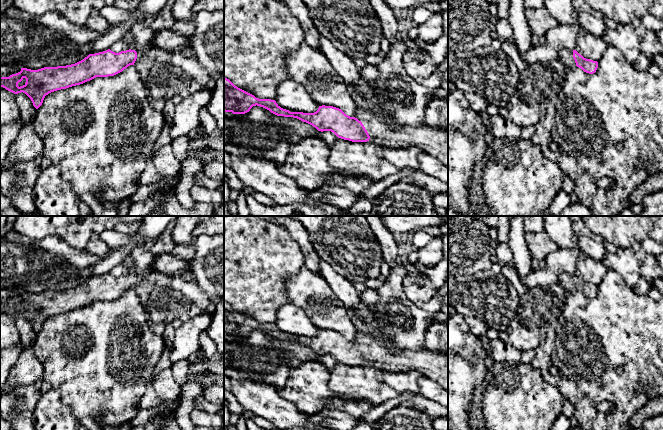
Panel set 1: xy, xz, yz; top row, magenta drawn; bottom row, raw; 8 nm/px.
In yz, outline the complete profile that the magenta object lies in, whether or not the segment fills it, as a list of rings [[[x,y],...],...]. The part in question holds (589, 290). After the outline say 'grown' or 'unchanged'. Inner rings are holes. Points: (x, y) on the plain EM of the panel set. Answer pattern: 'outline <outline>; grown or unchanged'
outline [[[563,272],[559,276],[558,283],[568,291],[577,290],[581,292],[584,296],[593,298],[598,292],[598,286],[590,283],[584,282],[576,274],[569,274],[568,272]]]; grown

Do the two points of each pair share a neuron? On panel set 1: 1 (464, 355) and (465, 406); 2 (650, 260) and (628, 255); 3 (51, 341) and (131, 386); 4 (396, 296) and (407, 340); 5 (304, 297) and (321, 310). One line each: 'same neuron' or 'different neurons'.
1: same neuron
2: different neurons
3: same neuron
4: same neuron
5: same neuron

